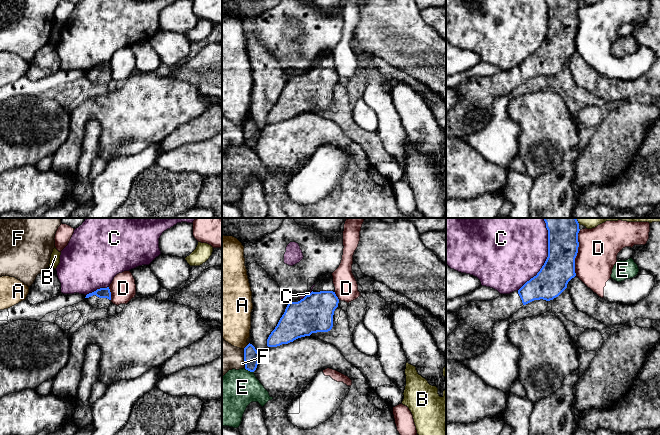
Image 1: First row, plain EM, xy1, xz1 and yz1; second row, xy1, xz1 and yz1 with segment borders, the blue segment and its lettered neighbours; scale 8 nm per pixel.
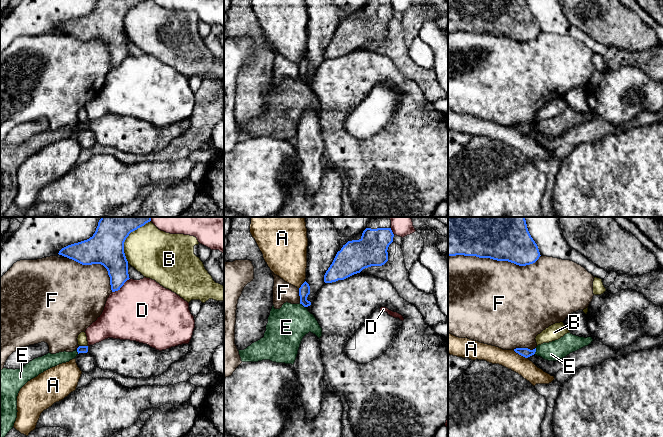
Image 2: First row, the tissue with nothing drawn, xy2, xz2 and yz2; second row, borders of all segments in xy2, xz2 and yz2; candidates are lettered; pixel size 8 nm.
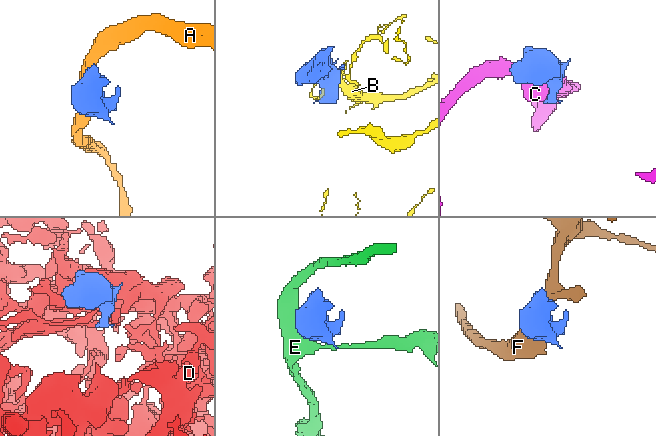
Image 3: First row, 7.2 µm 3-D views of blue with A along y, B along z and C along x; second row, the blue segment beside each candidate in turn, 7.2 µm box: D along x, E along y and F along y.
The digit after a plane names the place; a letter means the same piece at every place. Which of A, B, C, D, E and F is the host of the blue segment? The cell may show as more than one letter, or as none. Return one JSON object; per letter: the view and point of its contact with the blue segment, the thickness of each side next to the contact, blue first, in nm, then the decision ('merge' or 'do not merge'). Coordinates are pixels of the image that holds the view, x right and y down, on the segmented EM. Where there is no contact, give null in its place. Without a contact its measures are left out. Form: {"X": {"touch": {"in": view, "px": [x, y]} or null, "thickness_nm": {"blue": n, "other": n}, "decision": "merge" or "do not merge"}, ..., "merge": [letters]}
{"A": {"touch": {"in": "yz2", "px": [520, 354]}, "thickness_nm": {"blue": 80, "other": 150}, "decision": "do not merge"}, "B": {"touch": {"in": "xy2", "px": [126, 237]}, "thickness_nm": {"blue": 300, "other": 380}, "decision": "do not merge"}, "C": {"touch": {"in": "yz1", "px": [548, 256]}, "thickness_nm": {"blue": 260, "other": 480}, "decision": "do not merge"}, "D": {"touch": {"in": "yz1", "px": [577, 252]}, "thickness_nm": {"blue": 260, "other": 320}, "decision": "do not merge"}, "E": {"touch": {"in": "xz1", "px": [249, 370]}, "thickness_nm": {"blue": 130, "other": 320}, "decision": "do not merge"}, "F": {"touch": {"in": "yz2", "px": [494, 259]}, "thickness_nm": {"blue": 480, "other": 500}, "decision": "do not merge"}, "merge": []}

